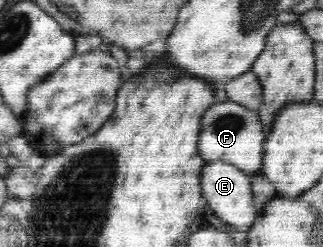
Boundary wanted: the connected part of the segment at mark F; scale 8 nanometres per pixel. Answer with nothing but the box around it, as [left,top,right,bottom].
[199,101,265,176]

